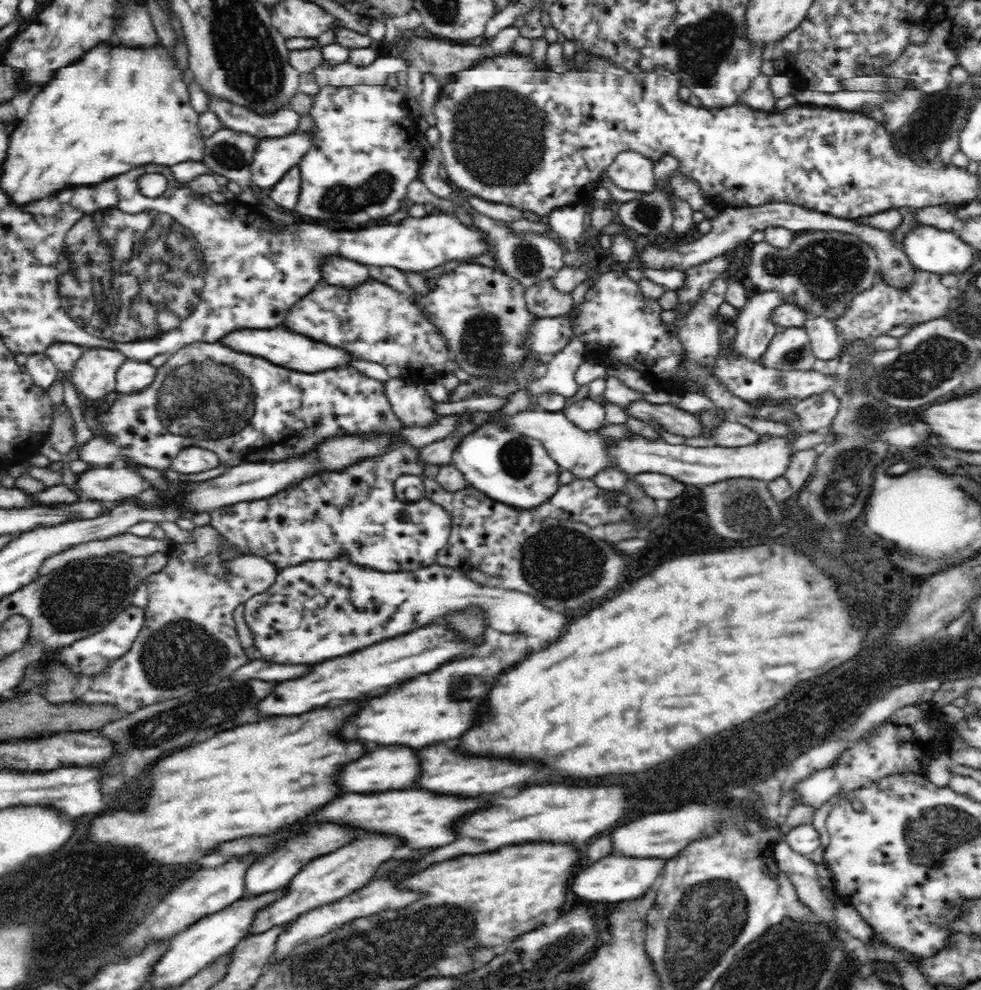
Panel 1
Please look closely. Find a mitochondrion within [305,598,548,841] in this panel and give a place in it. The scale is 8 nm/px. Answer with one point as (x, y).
(466, 685)

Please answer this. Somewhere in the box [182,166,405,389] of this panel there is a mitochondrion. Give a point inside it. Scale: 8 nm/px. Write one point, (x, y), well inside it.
(339, 197)

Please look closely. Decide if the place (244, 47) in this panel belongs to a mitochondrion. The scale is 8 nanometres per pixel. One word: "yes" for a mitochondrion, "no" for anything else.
yes

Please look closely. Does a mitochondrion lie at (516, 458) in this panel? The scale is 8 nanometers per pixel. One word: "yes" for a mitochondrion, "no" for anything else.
yes

